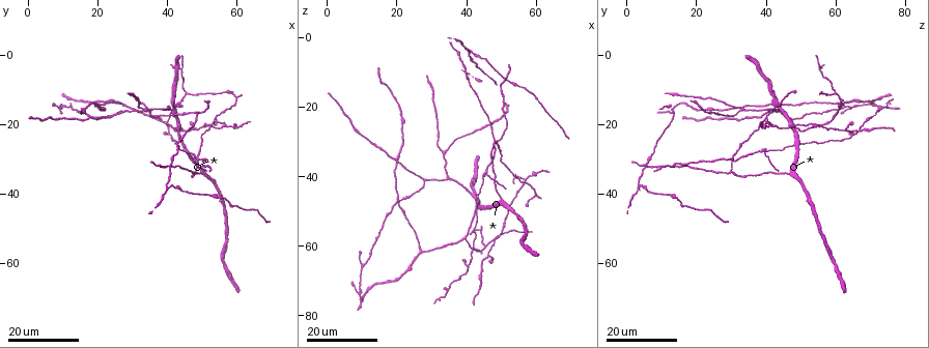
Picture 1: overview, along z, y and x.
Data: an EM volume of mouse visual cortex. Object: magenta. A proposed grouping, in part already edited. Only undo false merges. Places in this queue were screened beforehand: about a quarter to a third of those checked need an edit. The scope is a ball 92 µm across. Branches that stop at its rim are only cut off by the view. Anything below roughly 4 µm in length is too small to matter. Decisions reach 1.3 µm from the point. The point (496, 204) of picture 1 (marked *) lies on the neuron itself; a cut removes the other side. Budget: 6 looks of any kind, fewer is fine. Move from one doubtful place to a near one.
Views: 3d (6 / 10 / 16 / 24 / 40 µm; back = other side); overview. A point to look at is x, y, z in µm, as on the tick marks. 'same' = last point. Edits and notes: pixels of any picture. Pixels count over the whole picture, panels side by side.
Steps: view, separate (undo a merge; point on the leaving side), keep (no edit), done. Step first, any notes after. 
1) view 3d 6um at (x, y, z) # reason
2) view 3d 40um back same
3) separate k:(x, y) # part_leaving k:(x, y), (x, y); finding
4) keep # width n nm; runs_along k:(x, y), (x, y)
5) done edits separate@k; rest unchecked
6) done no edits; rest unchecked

view 3d 24um at (53.5, 18.5, 40.0) # four arms meet

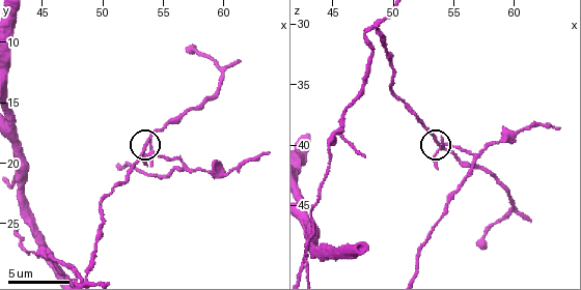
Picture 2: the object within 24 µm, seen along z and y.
view 3d 6um same # zoom in

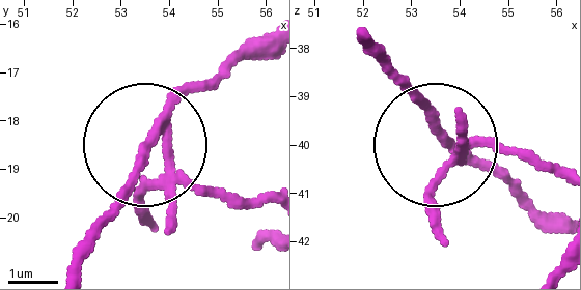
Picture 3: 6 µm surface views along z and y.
separate 3:(203, 187) # side_arm 16 um; arms 4; two neurons meet here

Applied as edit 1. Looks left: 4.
view overview

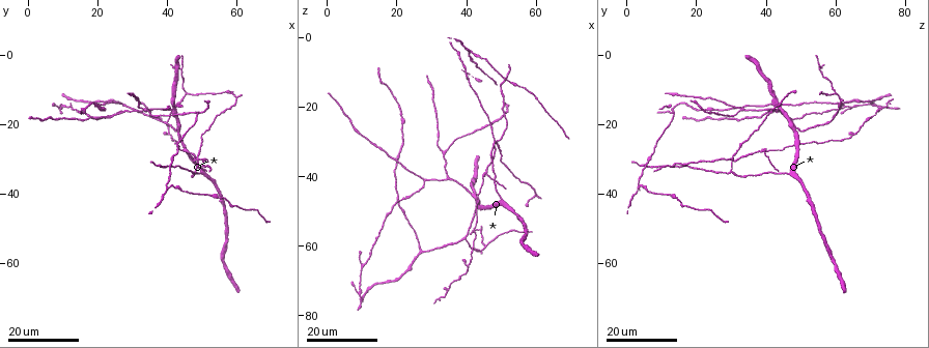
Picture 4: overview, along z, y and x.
view 3d 16um at (48.0, 30.0, 30.0) # four-way junction

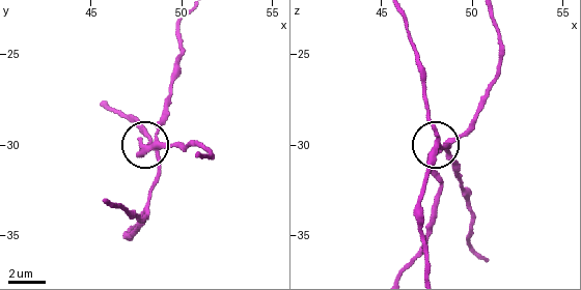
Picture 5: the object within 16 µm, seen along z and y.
view 3d 6um at (48.3, 30.0, 30.3)

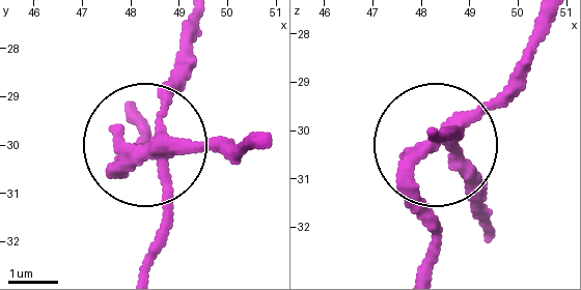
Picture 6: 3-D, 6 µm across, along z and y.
separate 6:(418, 205) # width 290 nm; two neurons meet here

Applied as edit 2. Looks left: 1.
done edits separate@3, separate@6; rest unchecked

